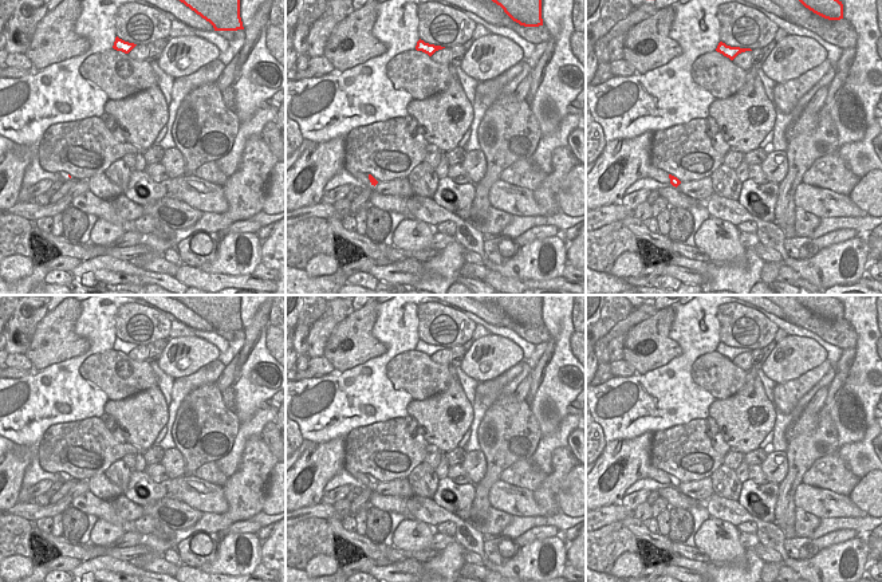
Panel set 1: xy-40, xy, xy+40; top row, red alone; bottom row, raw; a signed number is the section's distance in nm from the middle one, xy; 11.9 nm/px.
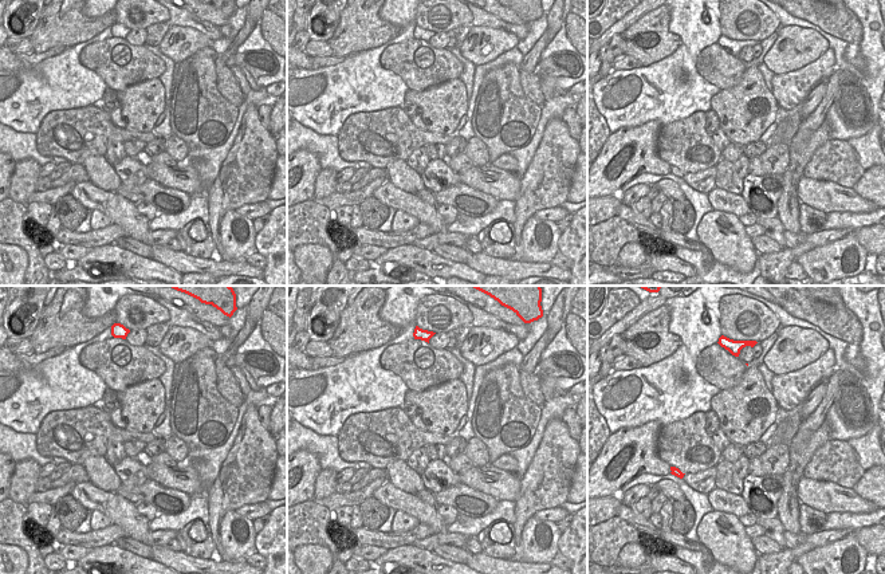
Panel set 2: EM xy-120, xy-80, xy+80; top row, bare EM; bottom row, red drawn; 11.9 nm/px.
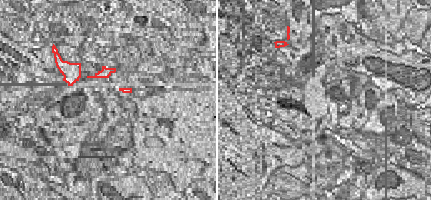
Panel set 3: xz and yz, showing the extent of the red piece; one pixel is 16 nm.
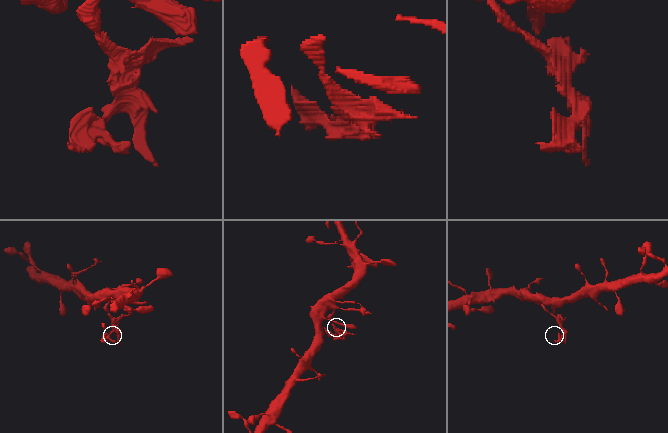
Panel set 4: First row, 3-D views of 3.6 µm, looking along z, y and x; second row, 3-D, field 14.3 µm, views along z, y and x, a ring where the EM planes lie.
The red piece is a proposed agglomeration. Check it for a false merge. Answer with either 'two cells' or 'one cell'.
two cells

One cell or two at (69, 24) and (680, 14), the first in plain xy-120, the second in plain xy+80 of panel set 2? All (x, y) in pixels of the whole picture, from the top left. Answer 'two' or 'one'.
two

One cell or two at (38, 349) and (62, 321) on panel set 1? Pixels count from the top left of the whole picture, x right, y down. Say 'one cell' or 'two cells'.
one cell

